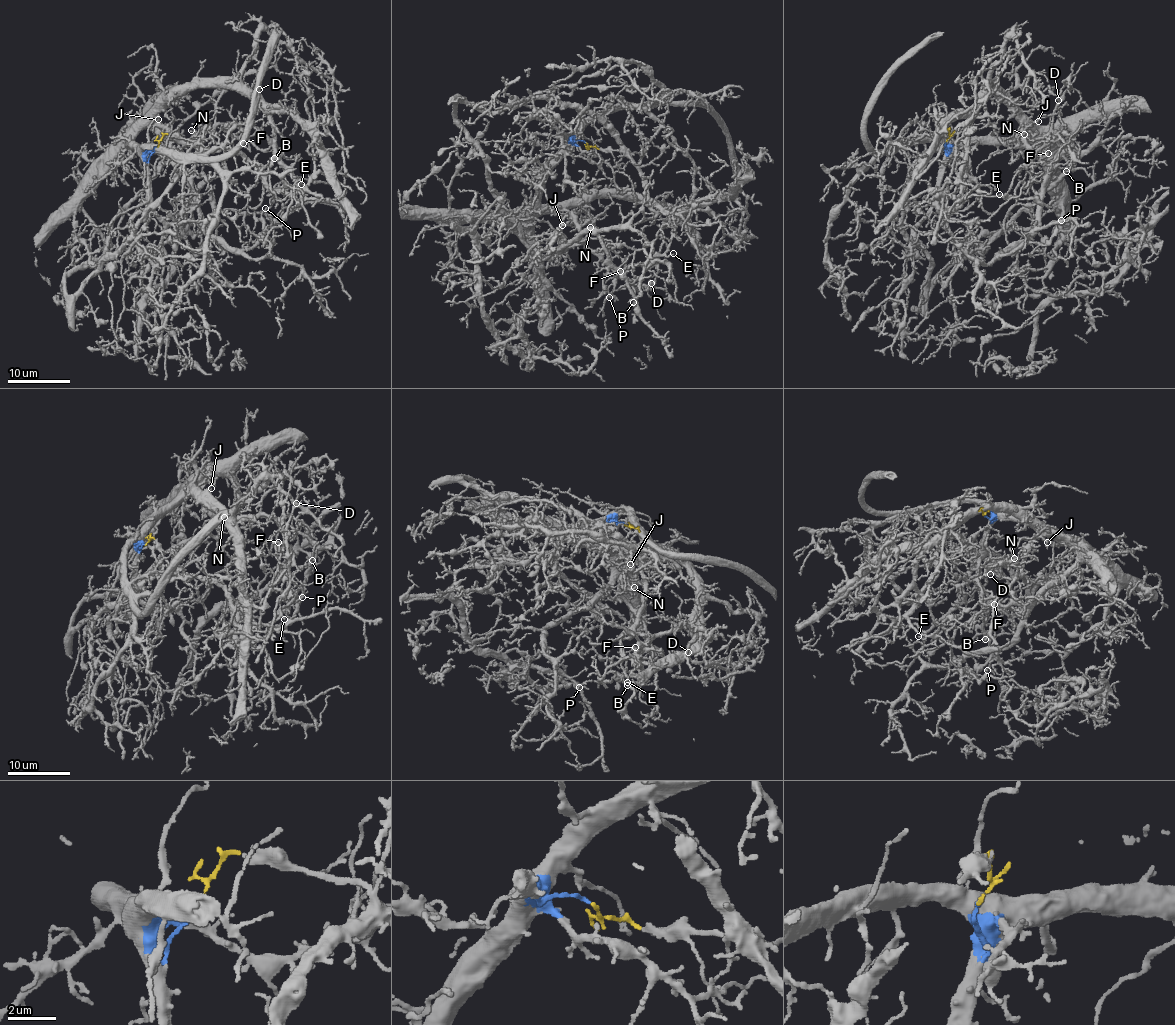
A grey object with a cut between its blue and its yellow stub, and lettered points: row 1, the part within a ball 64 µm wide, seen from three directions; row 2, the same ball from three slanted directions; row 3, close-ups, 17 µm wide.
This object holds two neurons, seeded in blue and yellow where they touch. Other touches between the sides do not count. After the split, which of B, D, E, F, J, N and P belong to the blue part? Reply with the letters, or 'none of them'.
B, D, F, J, N, P

